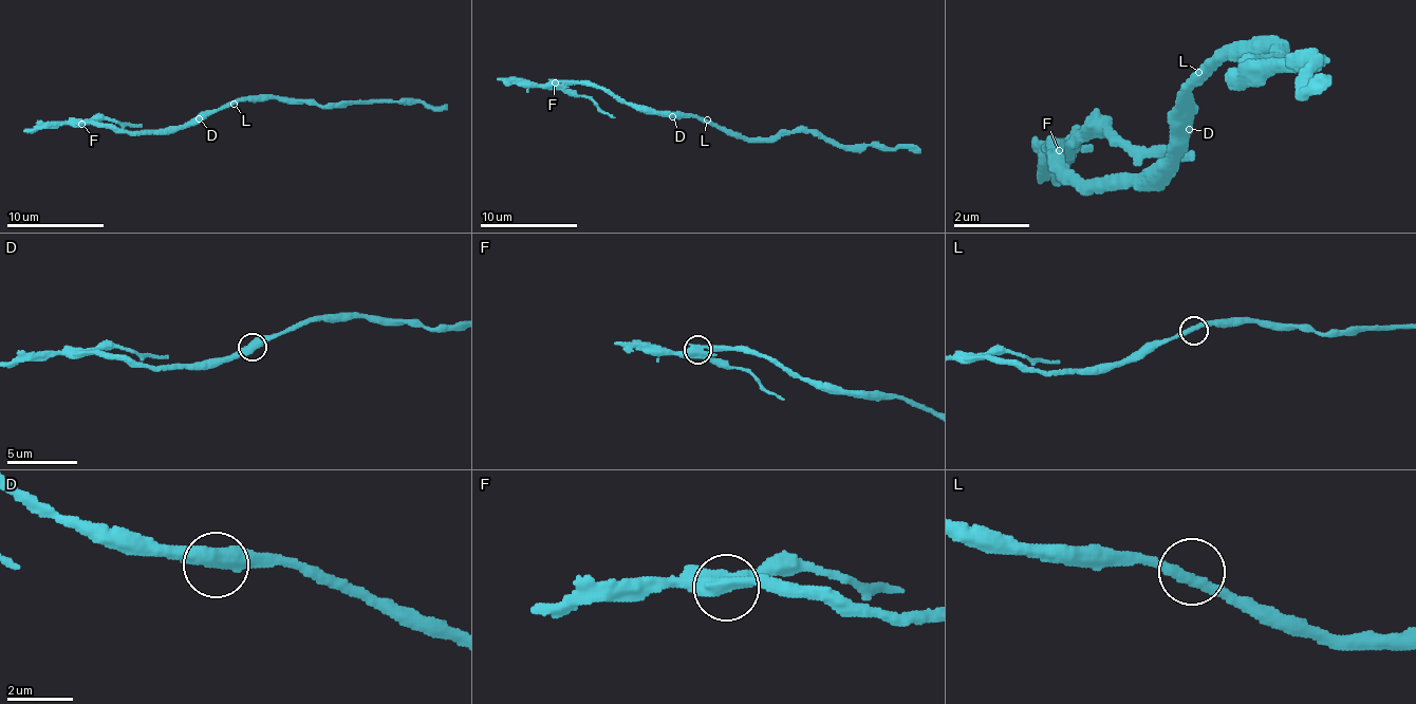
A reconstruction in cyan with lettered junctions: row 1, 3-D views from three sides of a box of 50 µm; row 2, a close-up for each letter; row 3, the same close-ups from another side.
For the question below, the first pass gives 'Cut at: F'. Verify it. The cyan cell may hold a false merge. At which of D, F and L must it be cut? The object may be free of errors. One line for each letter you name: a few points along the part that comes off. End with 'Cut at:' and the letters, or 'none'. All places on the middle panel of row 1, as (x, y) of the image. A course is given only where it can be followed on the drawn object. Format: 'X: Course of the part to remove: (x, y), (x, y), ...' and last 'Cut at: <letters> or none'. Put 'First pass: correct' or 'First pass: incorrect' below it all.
F: Course of the part to remove: (555, 82), (584, 94), (614, 116)
Cut at: F
First pass: correct

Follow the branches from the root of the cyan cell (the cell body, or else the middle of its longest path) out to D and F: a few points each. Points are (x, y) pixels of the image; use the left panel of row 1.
D: (230, 104), (206, 111), (199, 118)
F: (230, 104), (202, 111), (182, 126), (157, 131), (118, 131), (109, 126), (81, 124)

